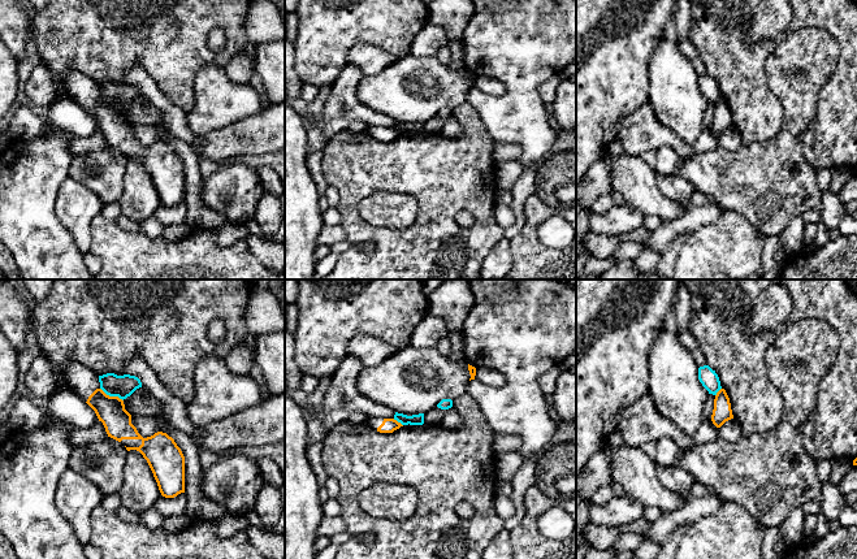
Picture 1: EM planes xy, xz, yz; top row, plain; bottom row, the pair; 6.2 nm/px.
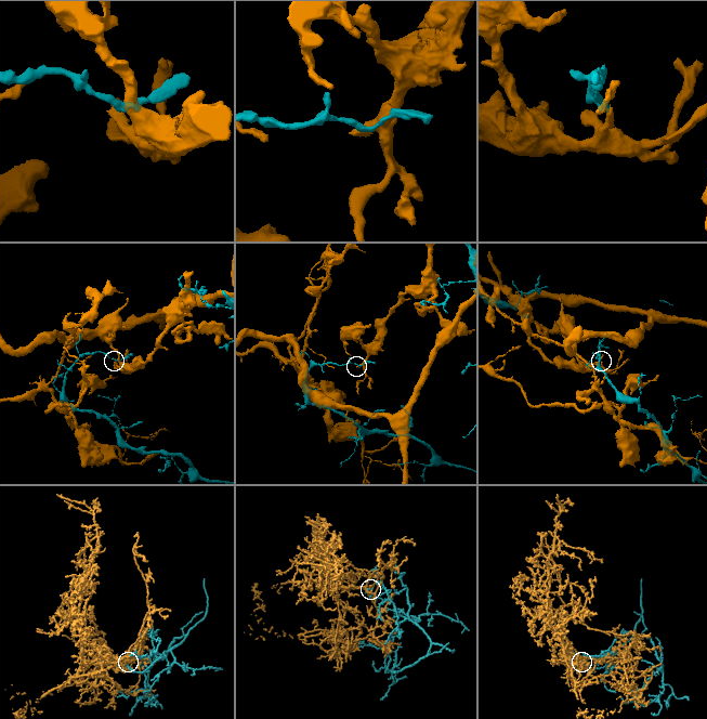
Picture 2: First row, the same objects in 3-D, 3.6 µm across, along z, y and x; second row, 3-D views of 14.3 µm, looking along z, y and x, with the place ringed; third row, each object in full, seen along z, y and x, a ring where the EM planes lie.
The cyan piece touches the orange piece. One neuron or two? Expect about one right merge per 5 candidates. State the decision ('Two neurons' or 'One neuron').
Two neurons

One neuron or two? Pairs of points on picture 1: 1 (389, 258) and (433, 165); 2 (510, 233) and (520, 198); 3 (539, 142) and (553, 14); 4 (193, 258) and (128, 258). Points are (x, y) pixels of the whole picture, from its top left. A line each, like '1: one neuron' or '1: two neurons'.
1: one neuron
2: one neuron
3: one neuron
4: one neuron

